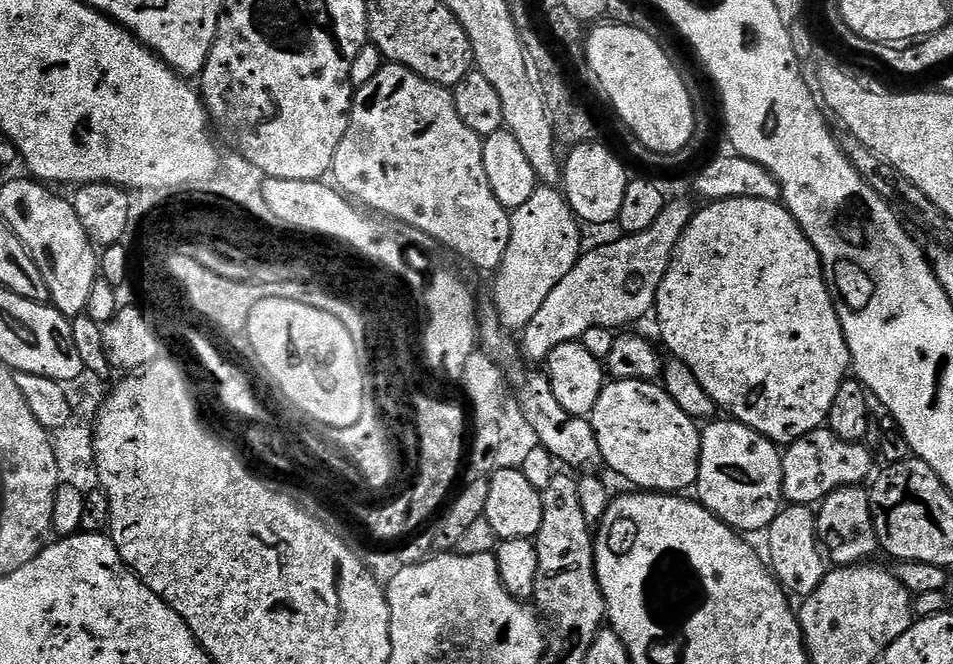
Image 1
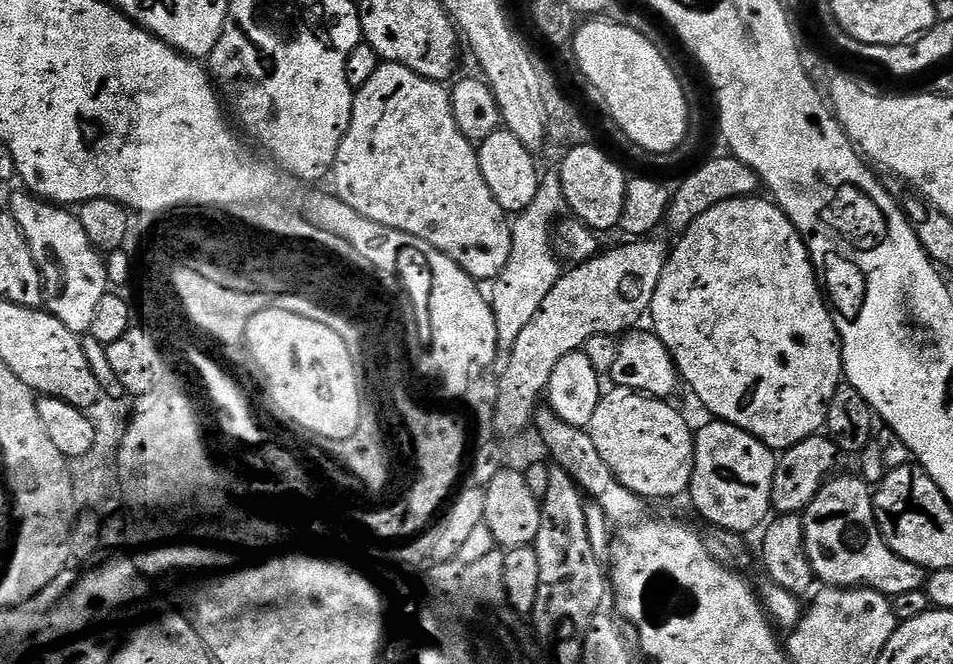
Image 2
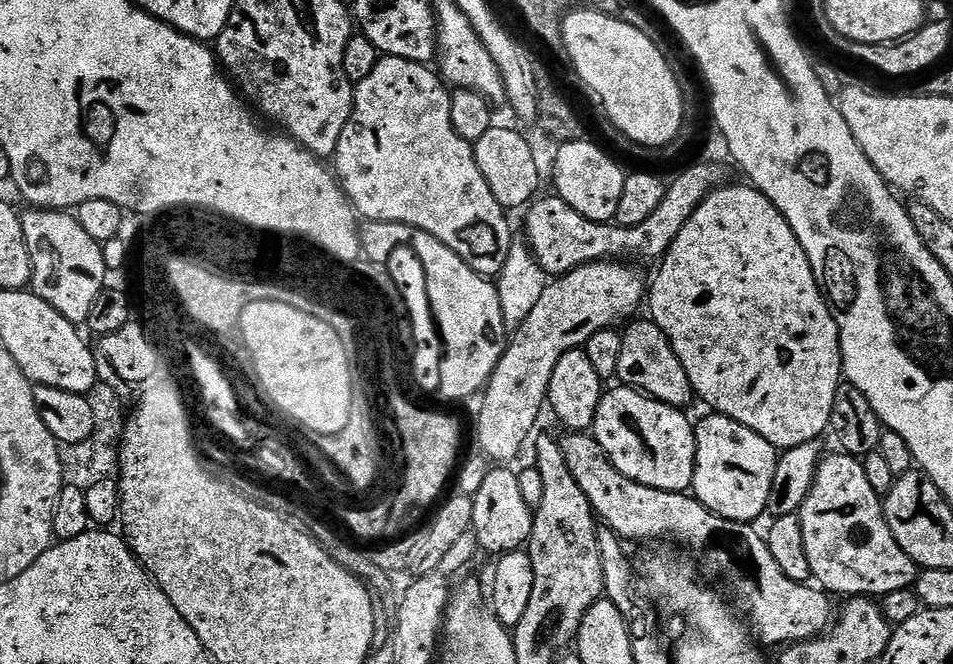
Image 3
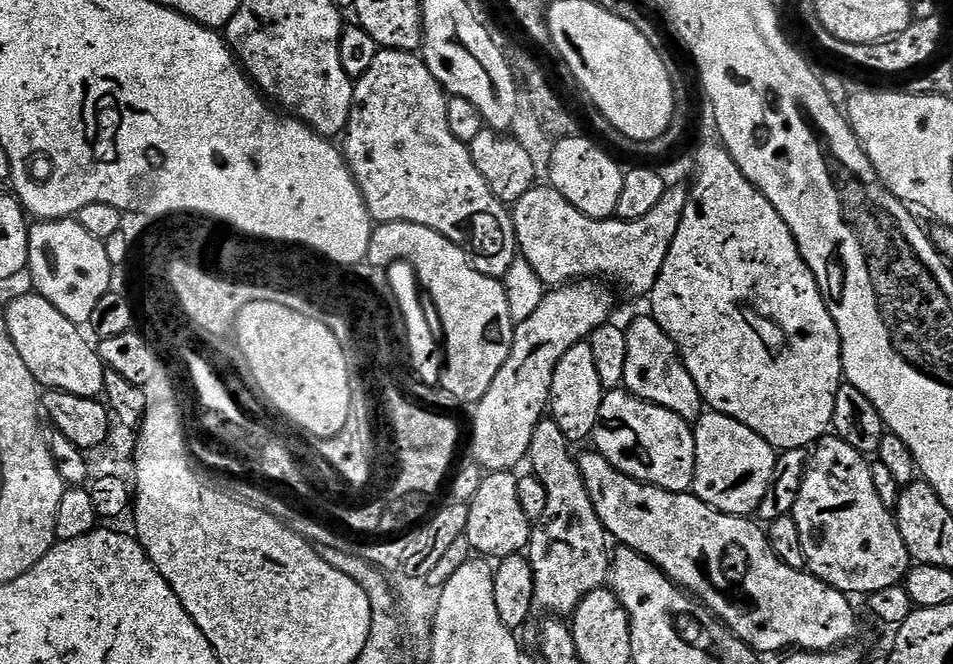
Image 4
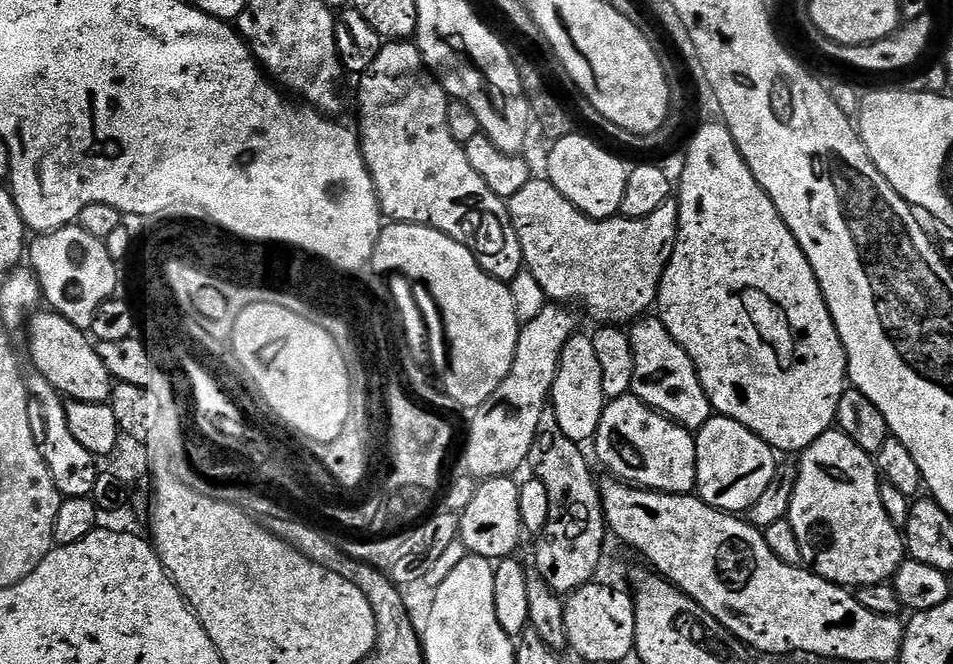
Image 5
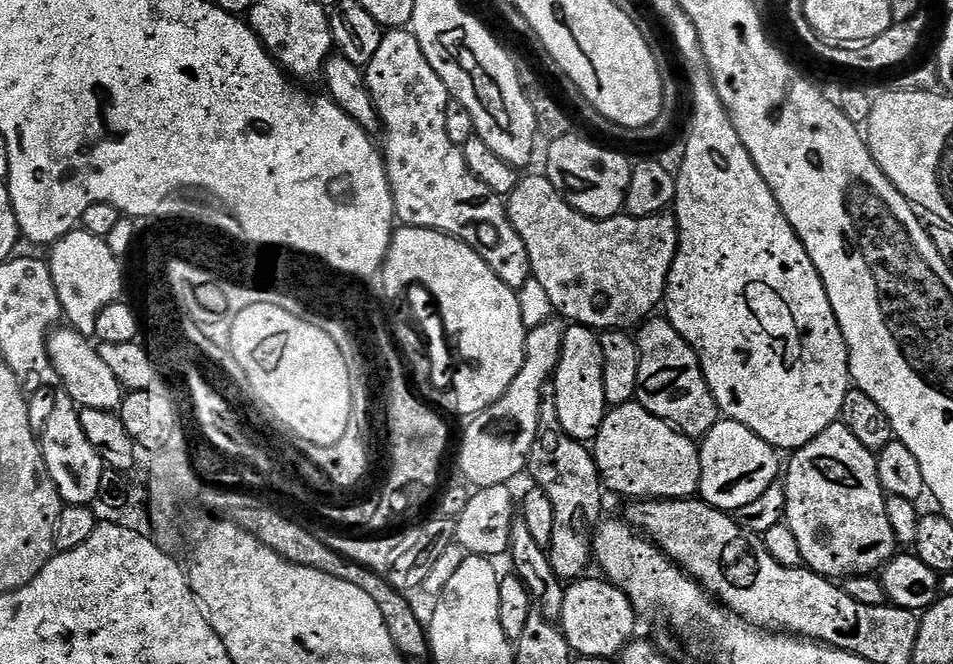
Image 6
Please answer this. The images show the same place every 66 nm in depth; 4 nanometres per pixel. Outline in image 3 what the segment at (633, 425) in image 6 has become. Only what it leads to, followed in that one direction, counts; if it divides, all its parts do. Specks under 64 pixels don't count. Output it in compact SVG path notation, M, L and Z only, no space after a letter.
M616 386L613 392L605 391L601 395L590 432L608 455L609 462L626 474L626 478L658 490L687 493L692 486L696 465L696 430L693 421L688 421L684 415L681 409L671 408L669 404L637 392L635 388Z

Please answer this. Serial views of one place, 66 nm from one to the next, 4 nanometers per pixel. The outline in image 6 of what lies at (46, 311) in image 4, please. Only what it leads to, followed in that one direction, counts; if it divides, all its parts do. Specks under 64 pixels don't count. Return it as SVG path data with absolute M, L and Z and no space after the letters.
M71 326L57 327L48 338L48 360L77 406L107 412L119 409L126 389L118 382L118 378L114 378L106 362L102 362L97 345L89 337L83 336Z

